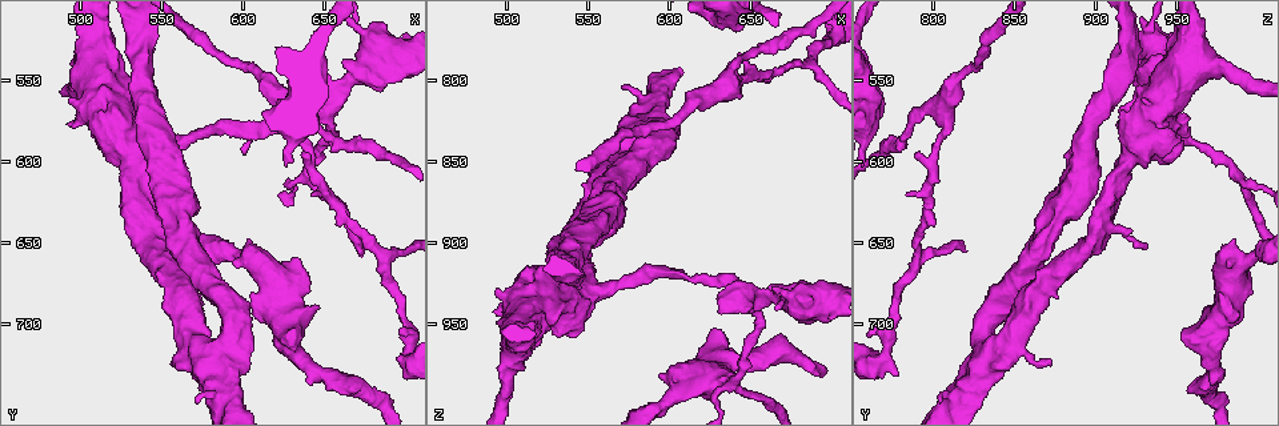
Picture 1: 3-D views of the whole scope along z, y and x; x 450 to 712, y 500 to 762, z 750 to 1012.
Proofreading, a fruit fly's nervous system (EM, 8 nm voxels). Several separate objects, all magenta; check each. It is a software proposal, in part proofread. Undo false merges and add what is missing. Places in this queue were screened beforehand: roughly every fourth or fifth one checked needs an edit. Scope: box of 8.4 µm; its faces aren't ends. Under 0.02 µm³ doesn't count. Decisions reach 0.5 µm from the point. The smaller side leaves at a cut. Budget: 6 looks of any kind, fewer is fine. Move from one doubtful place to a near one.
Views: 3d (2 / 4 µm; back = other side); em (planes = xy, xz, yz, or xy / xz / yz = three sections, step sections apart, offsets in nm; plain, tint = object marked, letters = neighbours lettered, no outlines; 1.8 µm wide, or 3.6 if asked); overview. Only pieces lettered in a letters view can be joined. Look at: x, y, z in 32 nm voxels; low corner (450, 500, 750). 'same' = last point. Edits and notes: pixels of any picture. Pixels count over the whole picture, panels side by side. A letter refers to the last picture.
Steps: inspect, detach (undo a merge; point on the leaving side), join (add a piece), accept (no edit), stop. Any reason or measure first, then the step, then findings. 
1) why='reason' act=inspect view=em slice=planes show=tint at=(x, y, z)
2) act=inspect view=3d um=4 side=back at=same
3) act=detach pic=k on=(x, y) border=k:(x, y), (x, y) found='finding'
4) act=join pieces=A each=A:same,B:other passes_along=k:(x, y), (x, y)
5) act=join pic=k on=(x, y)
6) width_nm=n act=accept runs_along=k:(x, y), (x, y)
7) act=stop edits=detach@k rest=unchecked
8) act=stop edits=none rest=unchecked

act=inspect view=3d um=4 at=(494, 576, 944)

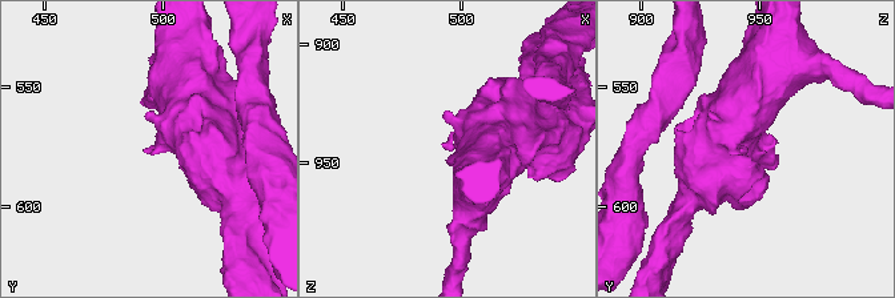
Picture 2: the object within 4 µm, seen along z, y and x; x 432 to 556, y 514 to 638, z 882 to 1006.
act=inspect view=em um=3.6 slice=planes show=letters at=(495, 577, 945)

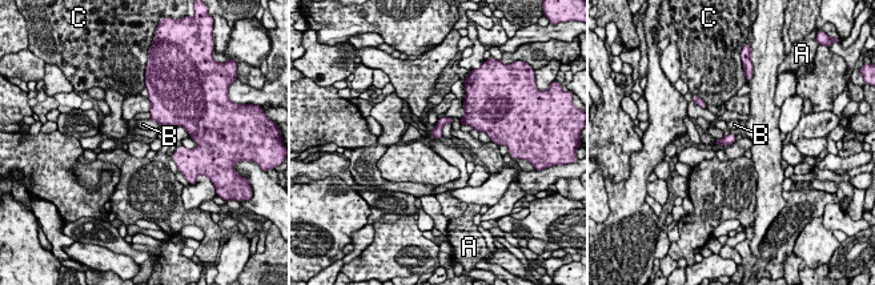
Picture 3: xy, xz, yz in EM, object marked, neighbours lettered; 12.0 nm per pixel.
act=accept each=A:other,B:other,C:other border=3:(149, 119), (161, 125) found='none of them fits'

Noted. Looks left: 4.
why='four or more arms meet' act=inspect view=3d um=2 at=(562, 678, 864)

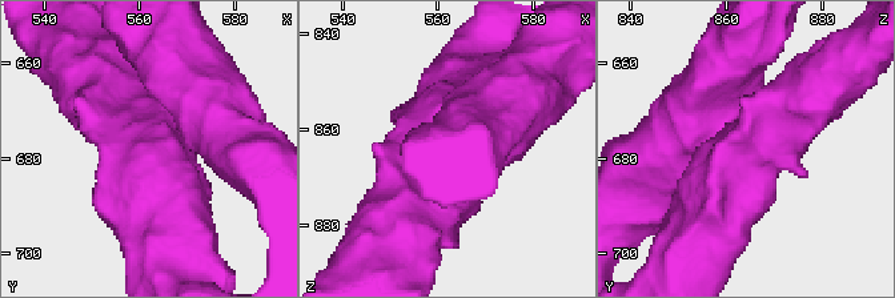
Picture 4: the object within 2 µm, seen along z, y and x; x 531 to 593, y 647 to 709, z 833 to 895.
why='need the tissue' act=inspect view=em um=3.6 slice=planes show=letters at=(563, 678, 864)

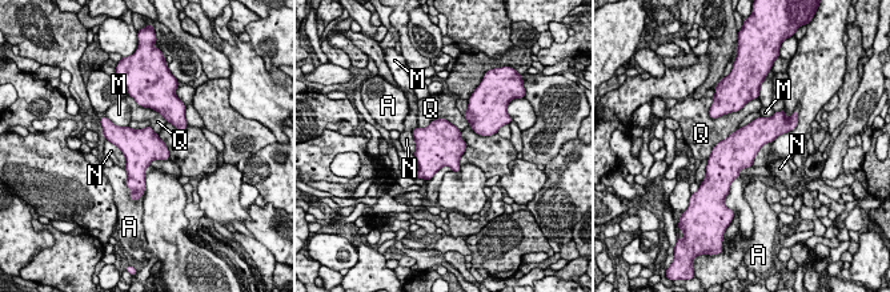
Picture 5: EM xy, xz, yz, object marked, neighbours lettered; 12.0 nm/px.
act=accept each=A:other,M:other,N:other,Q:other border=5:(417, 127), (446, 119), (460, 131) found='one neuron here'

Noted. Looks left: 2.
why='side arm on a straight run' act=inspect view=3d um=4 at=(632, 568, 808)

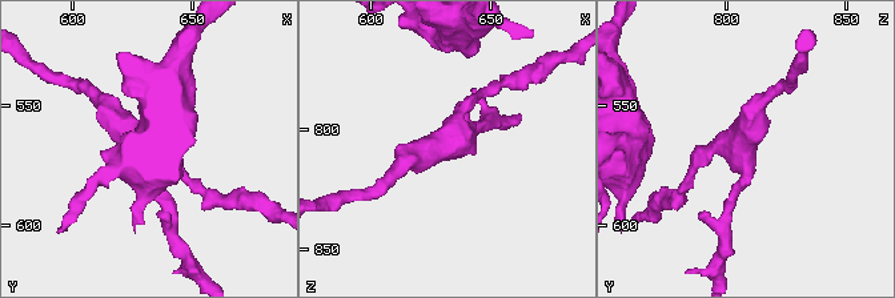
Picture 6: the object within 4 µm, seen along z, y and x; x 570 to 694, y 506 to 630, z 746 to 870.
act=inspect view=em slice=planes show=letters at=(632, 568, 809)

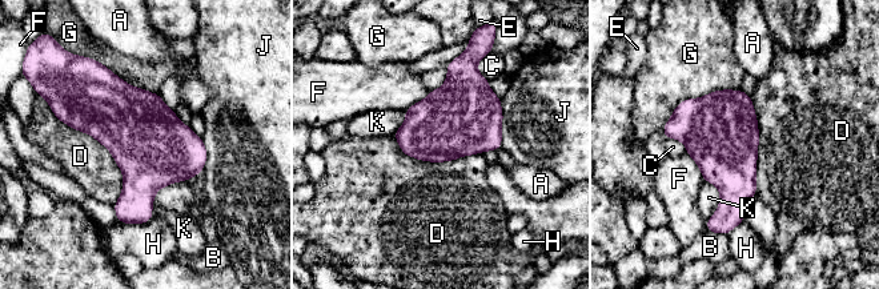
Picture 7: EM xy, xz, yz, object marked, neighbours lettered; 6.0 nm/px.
act=accept each=A:other,B:other,C:other,D:other,E:other,F:other,G:other,H:other,J:other,K:other border=7:(55, 115), (111, 153), (113, 205) found='all the same neuron'

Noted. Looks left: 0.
act=stop edits=none rest=unchecked

